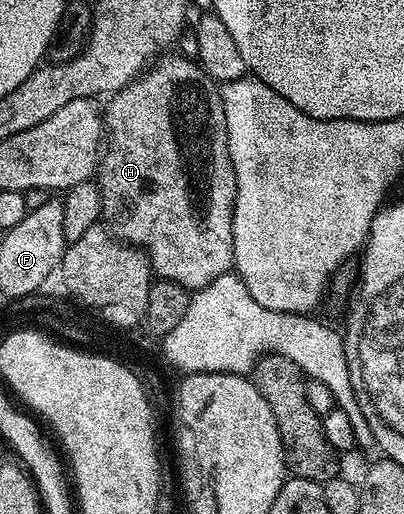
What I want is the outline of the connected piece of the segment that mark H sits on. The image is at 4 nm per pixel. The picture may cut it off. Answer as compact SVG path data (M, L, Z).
M172 52L147 67L143 74L138 75L130 84L126 84L126 88L111 95L107 102L106 109L103 111L106 127L106 149L103 151L98 167L98 185L102 196L103 217L111 225L123 230L124 235L127 235L128 238L136 239L137 242L148 245L153 268L160 270L161 274L168 275L174 284L185 286L189 292L206 288L206 284L218 280L218 276L229 273L234 266L232 213L236 199L236 175L228 155L226 112L222 112L220 86L212 81L212 77L201 68L199 62L184 58L179 52Z

